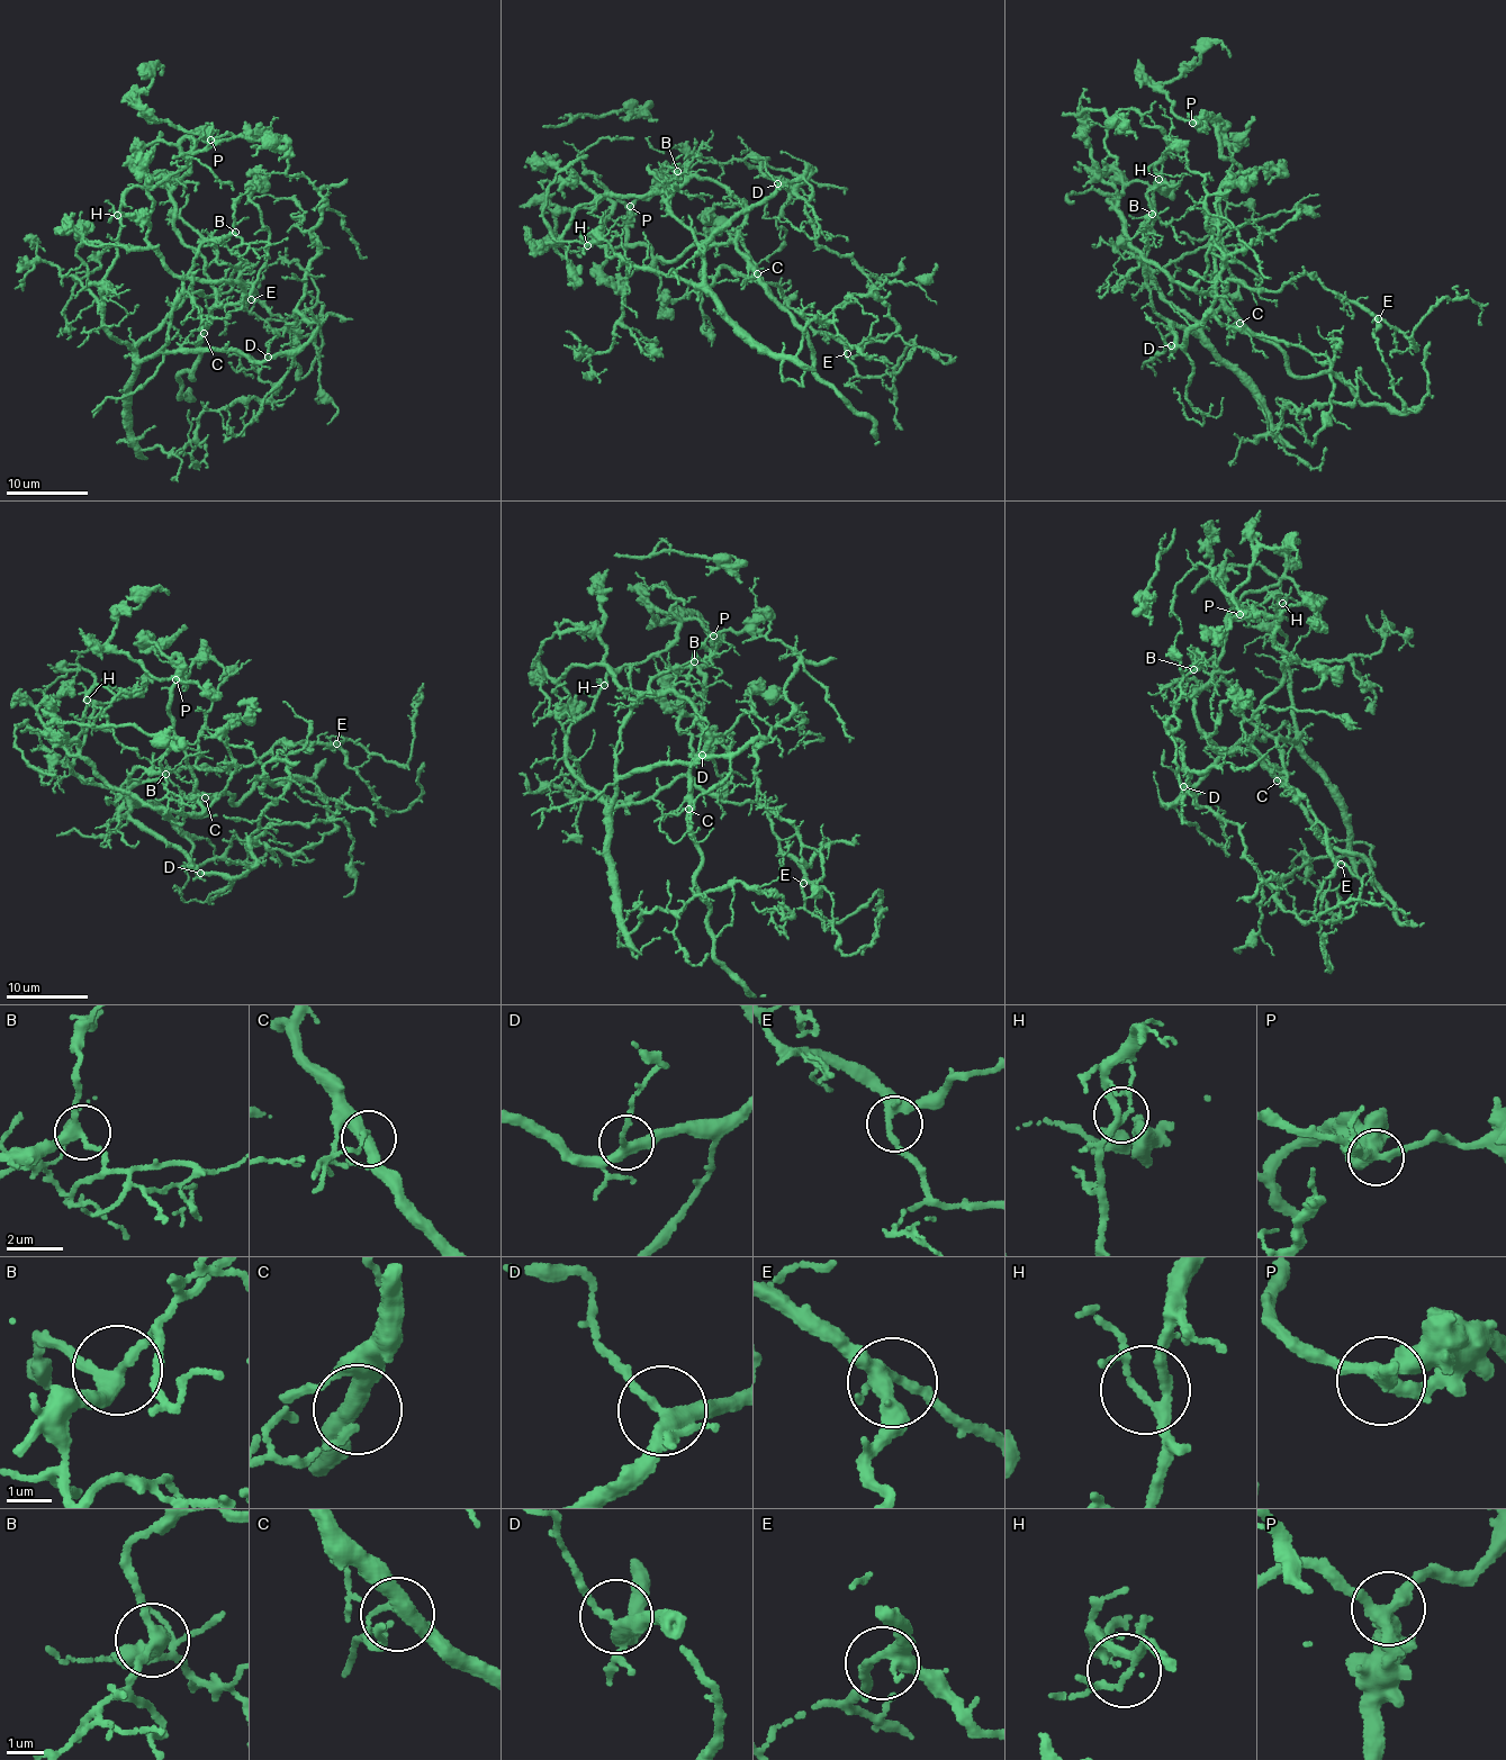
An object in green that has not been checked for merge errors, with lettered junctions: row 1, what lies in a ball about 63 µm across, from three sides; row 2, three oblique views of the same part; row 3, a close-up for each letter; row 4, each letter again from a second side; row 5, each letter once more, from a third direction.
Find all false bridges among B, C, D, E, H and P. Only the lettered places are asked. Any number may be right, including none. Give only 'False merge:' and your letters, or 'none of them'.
False merge: none of them

